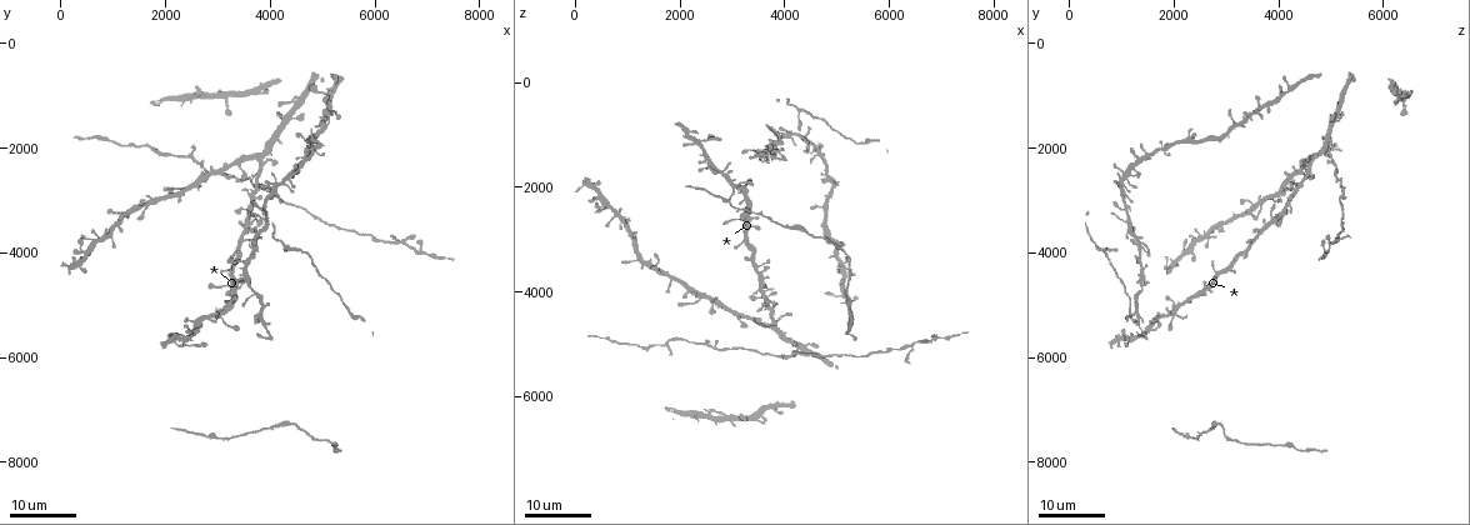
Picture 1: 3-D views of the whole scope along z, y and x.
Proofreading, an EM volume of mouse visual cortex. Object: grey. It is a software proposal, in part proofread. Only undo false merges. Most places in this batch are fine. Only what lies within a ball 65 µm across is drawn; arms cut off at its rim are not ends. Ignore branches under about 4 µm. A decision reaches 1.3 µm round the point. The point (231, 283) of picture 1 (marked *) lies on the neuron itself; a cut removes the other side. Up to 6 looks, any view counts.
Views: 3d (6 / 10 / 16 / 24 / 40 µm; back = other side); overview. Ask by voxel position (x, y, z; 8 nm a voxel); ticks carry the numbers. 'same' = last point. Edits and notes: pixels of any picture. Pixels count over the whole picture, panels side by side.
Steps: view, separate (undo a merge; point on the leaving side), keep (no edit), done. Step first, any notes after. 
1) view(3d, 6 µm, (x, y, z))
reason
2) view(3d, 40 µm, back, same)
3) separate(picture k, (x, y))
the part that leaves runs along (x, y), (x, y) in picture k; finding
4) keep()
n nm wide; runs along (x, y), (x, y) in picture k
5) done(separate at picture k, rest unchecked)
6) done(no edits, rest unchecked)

view(3d, 24 µm, (3050, 2500, 4500))
two arms in line, one across

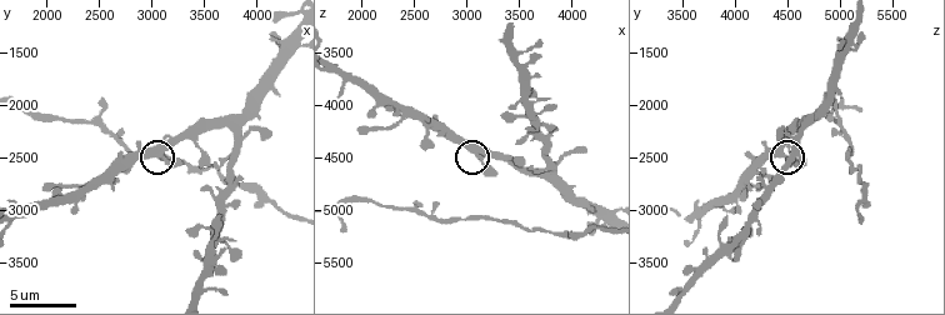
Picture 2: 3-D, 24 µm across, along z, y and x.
view(3d, 10 µm, (3100, 2460, 4460))

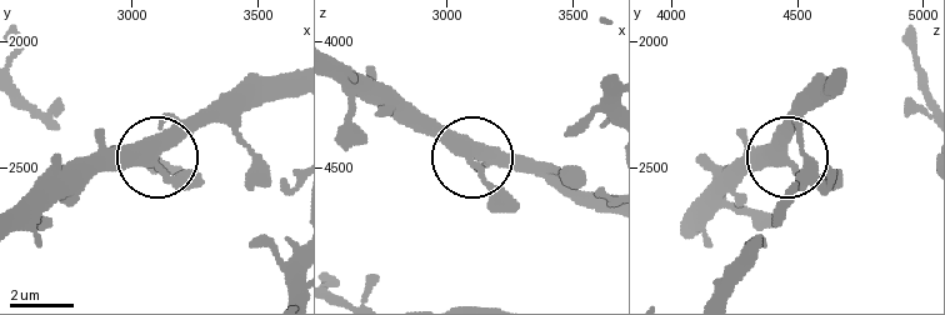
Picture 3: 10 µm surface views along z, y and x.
keep()
3 arms; continuous, no second neuron

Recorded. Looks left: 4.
view(3d, 10 µm, (3780, 2500, 4540))
three-way junction

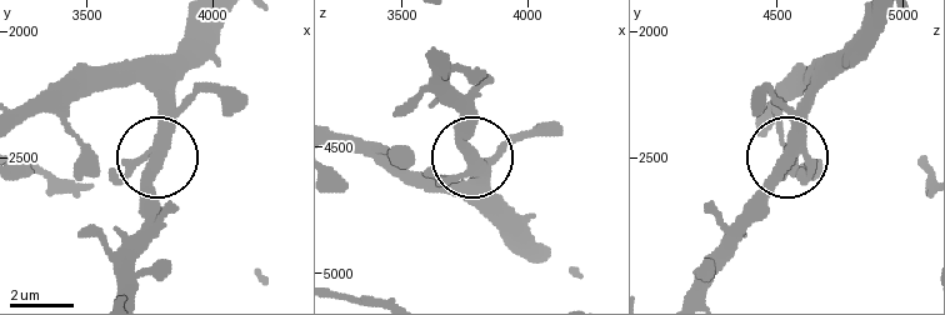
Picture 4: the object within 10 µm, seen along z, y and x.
view(3d, 6 µm, (3760, 2500, 4540))
closer look

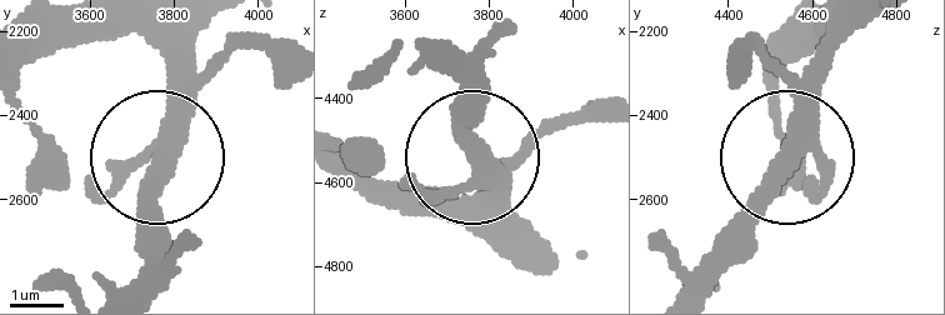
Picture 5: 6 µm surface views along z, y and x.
keep()
3 arms; runs along (124, 285), (150, 151), (96, 178), (34, 178) in picture 5; continuous, no second neuron

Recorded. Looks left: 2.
view(3d, 10 µm, (2600, 2280, 5040))
side arm on a straight run

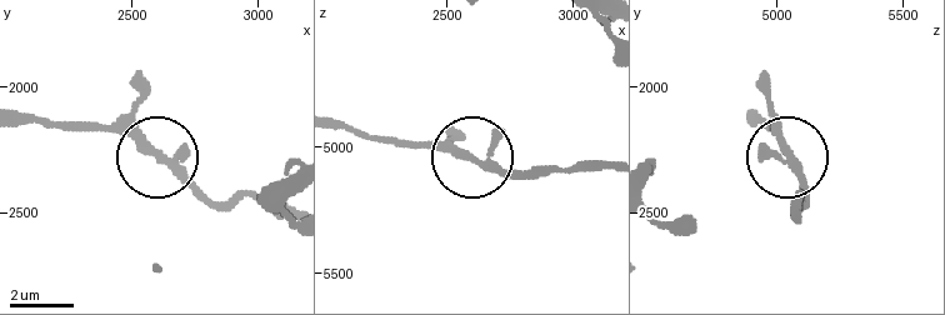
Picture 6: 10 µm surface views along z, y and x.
keep()
one neuron here

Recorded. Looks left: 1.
done(no edits, rest unchecked)

